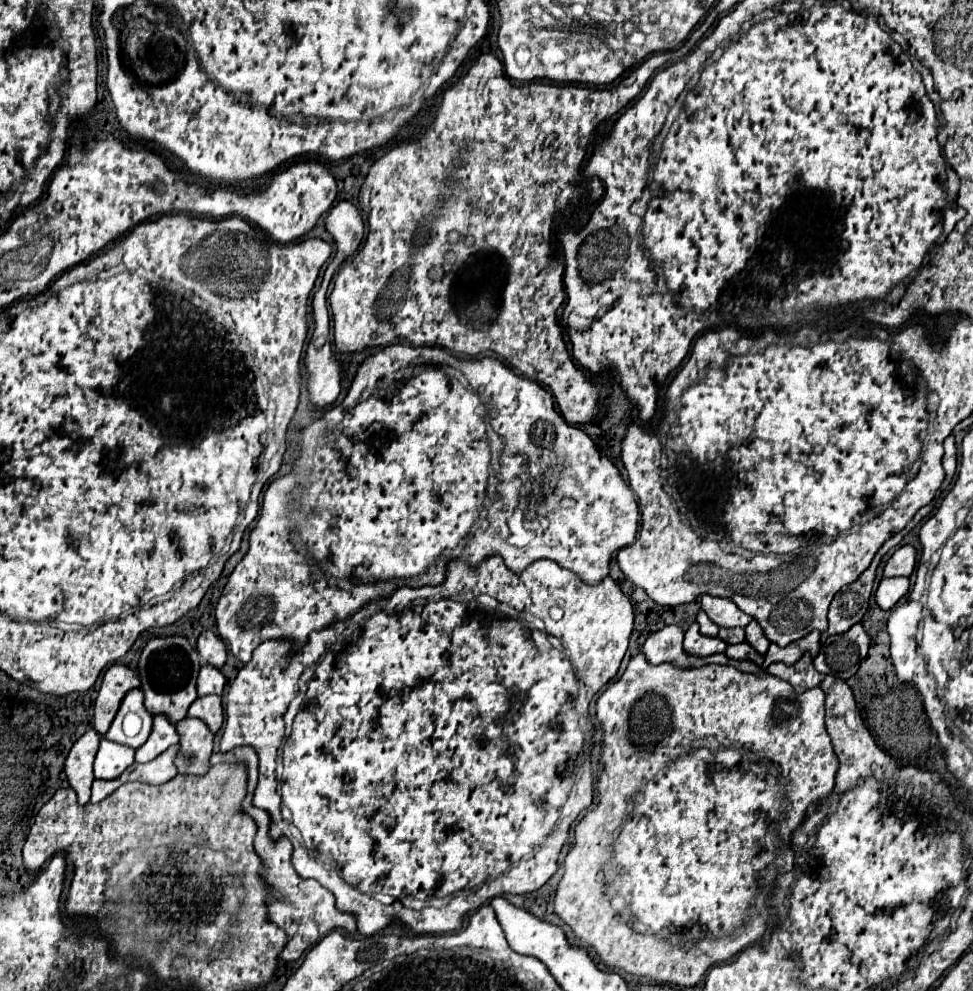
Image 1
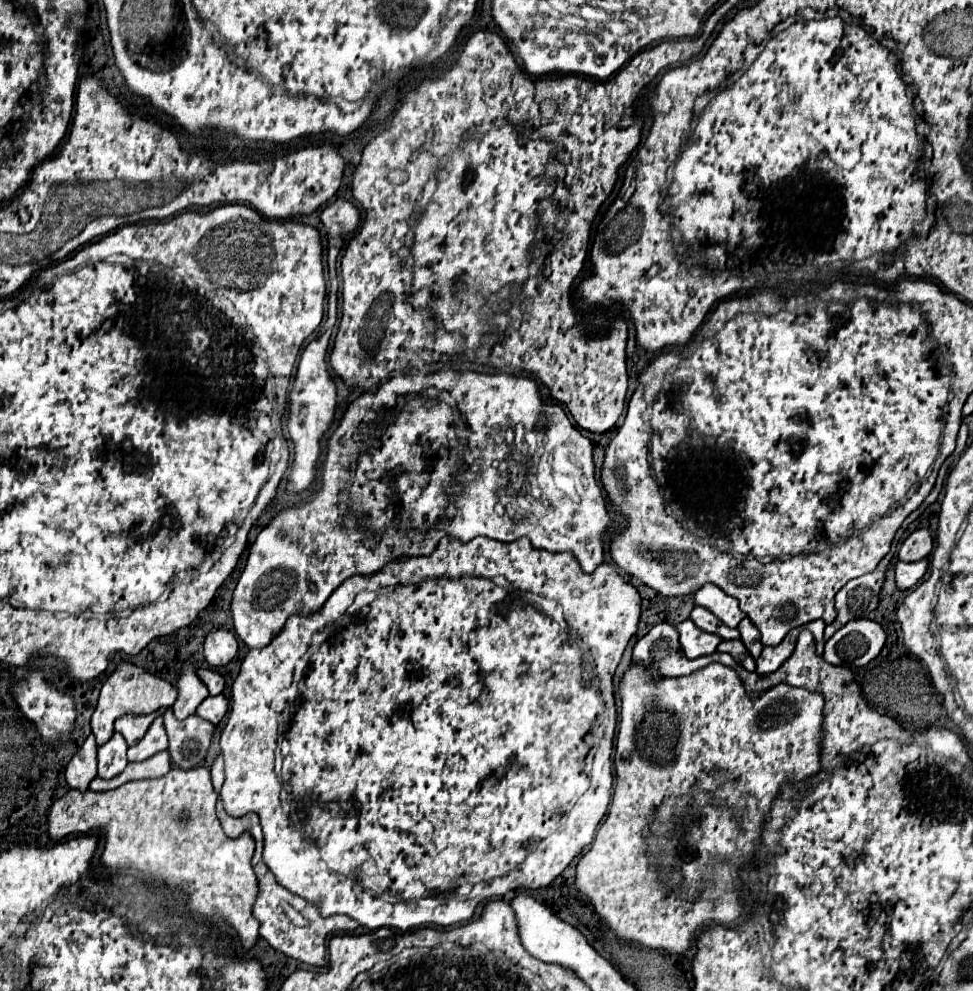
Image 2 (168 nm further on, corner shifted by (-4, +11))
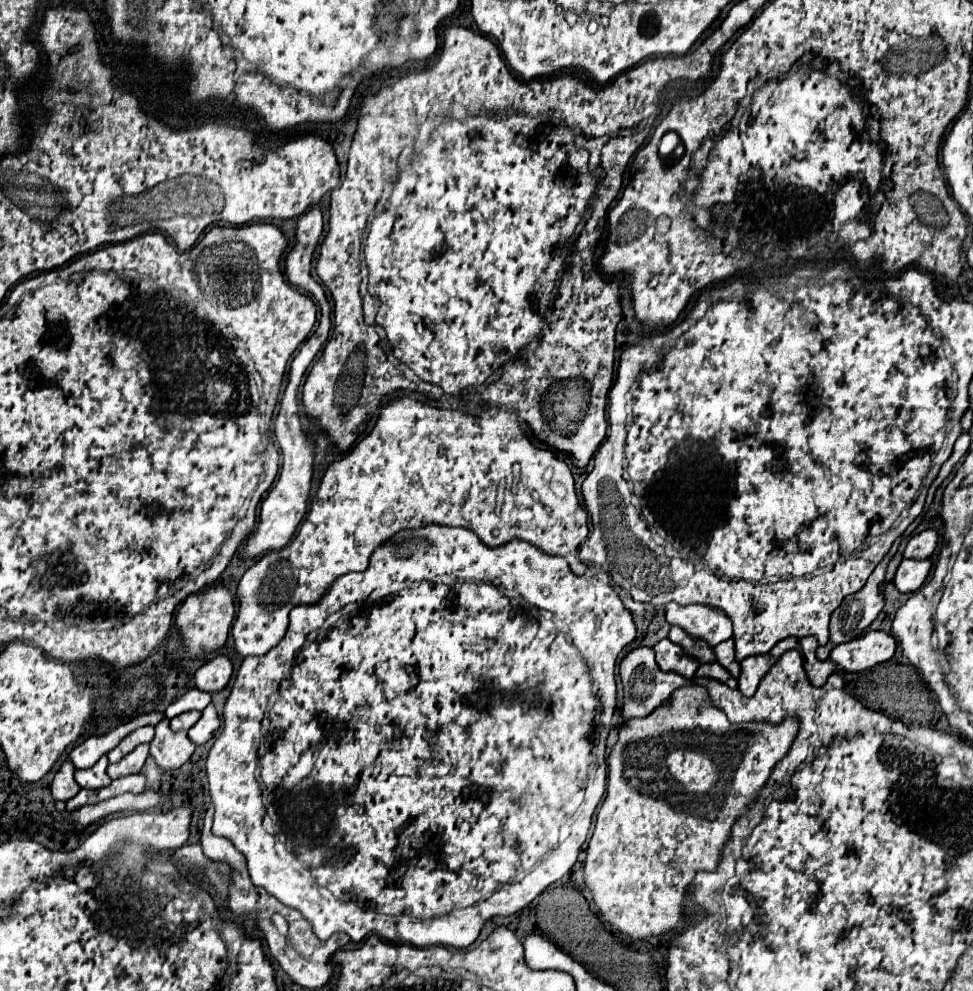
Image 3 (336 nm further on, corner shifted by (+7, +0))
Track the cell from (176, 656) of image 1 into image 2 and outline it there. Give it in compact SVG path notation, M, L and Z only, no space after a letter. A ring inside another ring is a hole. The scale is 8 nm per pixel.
M191 661L179 663L179 679L177 679L179 699L173 705L177 719L187 719L195 713L195 709L203 703L205 697L209 697L207 687L201 683L201 679L195 673L195 667Z

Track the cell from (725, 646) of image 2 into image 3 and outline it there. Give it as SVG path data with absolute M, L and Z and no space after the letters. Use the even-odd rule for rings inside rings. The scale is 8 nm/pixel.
M708 662L708 664L702 664L698 670L696 670L696 676L708 676L708 678L716 678L724 684L728 684L730 688L738 688L738 680L732 678L732 674L728 674L728 670L724 670L724 666L720 666L718 662Z

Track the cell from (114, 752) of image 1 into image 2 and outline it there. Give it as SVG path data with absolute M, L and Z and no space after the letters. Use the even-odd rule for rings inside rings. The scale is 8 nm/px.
M115 733L105 745L99 747L97 751L97 775L101 779L111 779L115 775L119 775L125 765L127 765L127 743L123 739L123 735Z

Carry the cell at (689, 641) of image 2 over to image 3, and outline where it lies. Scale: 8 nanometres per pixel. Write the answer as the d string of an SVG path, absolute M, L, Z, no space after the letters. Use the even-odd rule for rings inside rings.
M668 638L660 640L654 646L654 652L656 652L656 662L662 670L678 672L686 678L694 678L694 674L700 666L700 662L696 662L696 658L688 658L688 654L684 654L684 650L680 650L680 646L670 642Z

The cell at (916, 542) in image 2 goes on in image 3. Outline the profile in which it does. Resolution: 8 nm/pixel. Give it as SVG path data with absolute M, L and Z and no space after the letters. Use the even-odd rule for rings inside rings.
M924 530L920 534L914 534L908 544L906 544L906 550L904 550L904 558L912 558L912 560L924 560L924 558L930 558L932 552L936 550L936 540L938 540L938 534L934 530Z

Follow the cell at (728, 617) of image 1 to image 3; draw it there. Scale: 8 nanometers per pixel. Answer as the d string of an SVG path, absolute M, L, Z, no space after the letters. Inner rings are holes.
M676 602L666 604L664 610L670 624L684 628L690 636L704 638L710 646L716 646L732 636L732 620L722 610L704 604L680 606Z

